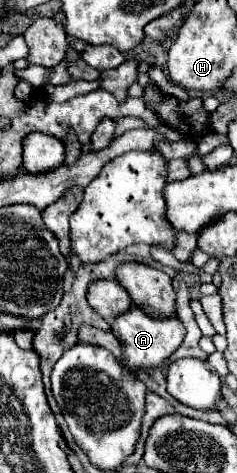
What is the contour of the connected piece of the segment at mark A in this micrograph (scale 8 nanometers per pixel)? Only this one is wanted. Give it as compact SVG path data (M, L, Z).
M132 305L128 311L112 319L112 333L120 339L124 351L124 363L130 369L136 367L160 367L182 343L184 339L184 325L176 317L150 317Z

